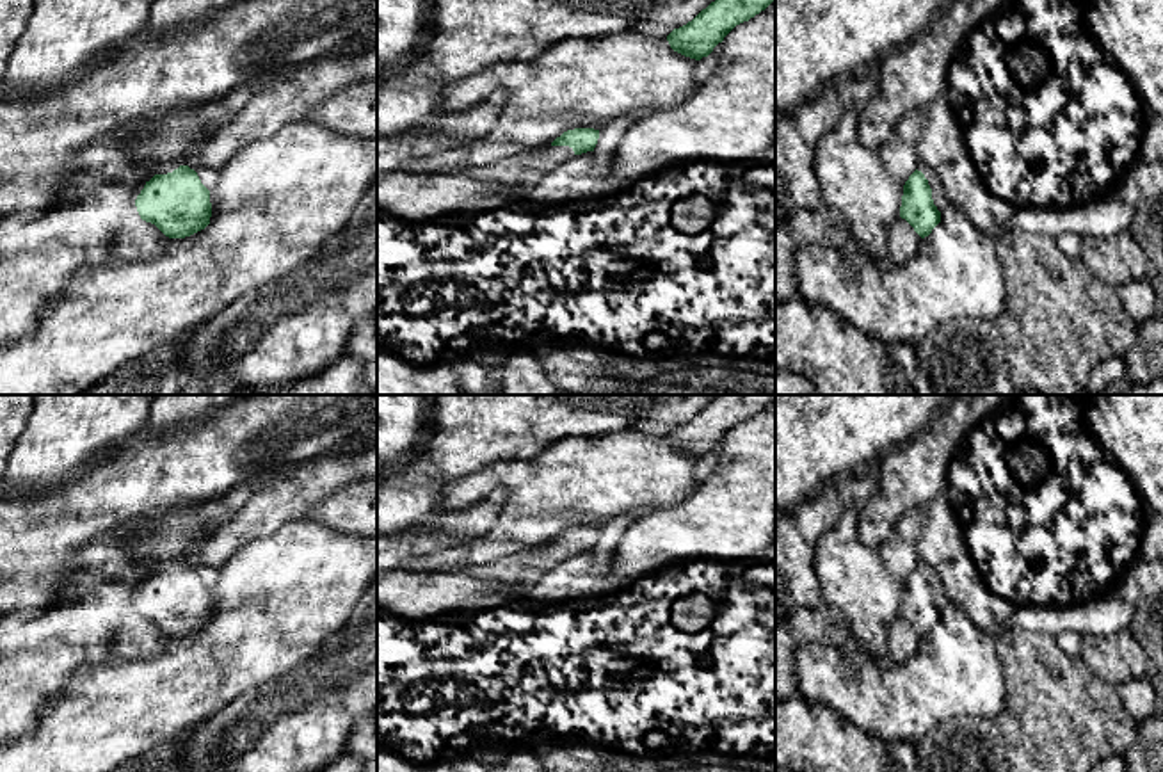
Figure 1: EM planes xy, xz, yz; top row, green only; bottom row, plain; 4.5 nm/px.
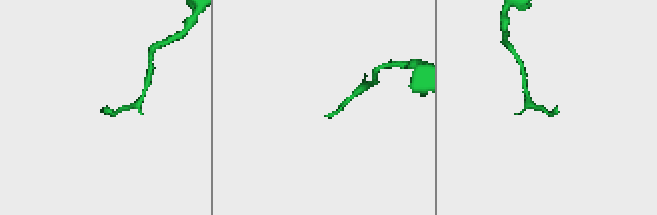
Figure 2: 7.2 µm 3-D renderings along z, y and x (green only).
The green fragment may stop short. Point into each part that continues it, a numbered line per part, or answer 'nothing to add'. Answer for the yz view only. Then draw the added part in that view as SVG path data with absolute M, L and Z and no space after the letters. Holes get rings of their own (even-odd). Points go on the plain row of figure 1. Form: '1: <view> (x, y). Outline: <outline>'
nothing to add

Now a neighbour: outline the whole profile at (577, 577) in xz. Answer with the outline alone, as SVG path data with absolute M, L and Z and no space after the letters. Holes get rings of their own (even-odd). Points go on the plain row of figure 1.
M594 550L574 553L542 573L525 596L530 603L557 603L617 591L631 583L631 580L614 573L599 573L601 560Z

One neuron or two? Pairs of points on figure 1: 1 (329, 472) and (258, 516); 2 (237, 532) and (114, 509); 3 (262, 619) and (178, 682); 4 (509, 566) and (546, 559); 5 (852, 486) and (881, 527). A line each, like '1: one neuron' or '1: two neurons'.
1: one neuron
2: two neurons
3: one neuron
4: two neurons
5: two neurons

